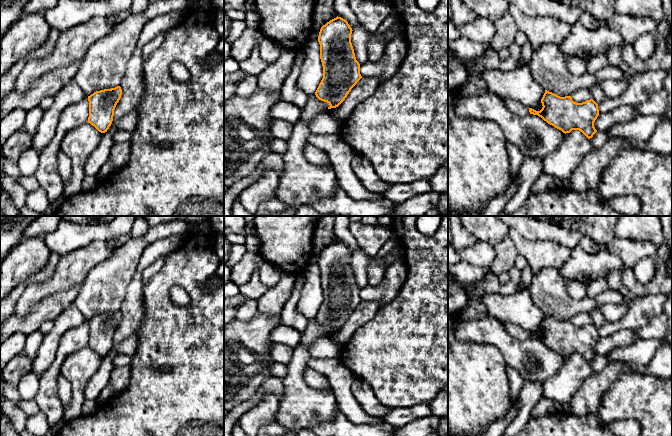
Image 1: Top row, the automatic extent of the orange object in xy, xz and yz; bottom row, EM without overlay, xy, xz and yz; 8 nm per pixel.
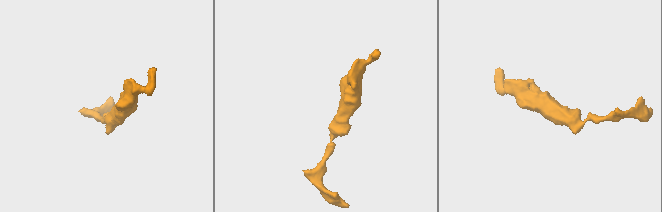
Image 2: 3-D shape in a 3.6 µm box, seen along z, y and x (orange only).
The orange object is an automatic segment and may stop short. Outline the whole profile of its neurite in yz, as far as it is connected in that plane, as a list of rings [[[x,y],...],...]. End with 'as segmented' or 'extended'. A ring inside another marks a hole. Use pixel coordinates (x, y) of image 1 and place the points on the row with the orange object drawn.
[[[545,90],[541,103],[542,109],[536,111],[529,108],[530,114],[538,115],[563,133],[579,130],[590,139],[597,132],[594,122],[599,115],[599,109],[593,99],[576,103],[571,96],[560,97]]]; as segmented

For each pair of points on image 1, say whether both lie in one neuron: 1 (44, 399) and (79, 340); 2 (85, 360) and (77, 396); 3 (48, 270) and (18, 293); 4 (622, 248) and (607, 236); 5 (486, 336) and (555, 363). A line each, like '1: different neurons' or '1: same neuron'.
1: same neuron
2: same neuron
3: same neuron
4: different neurons
5: same neuron

